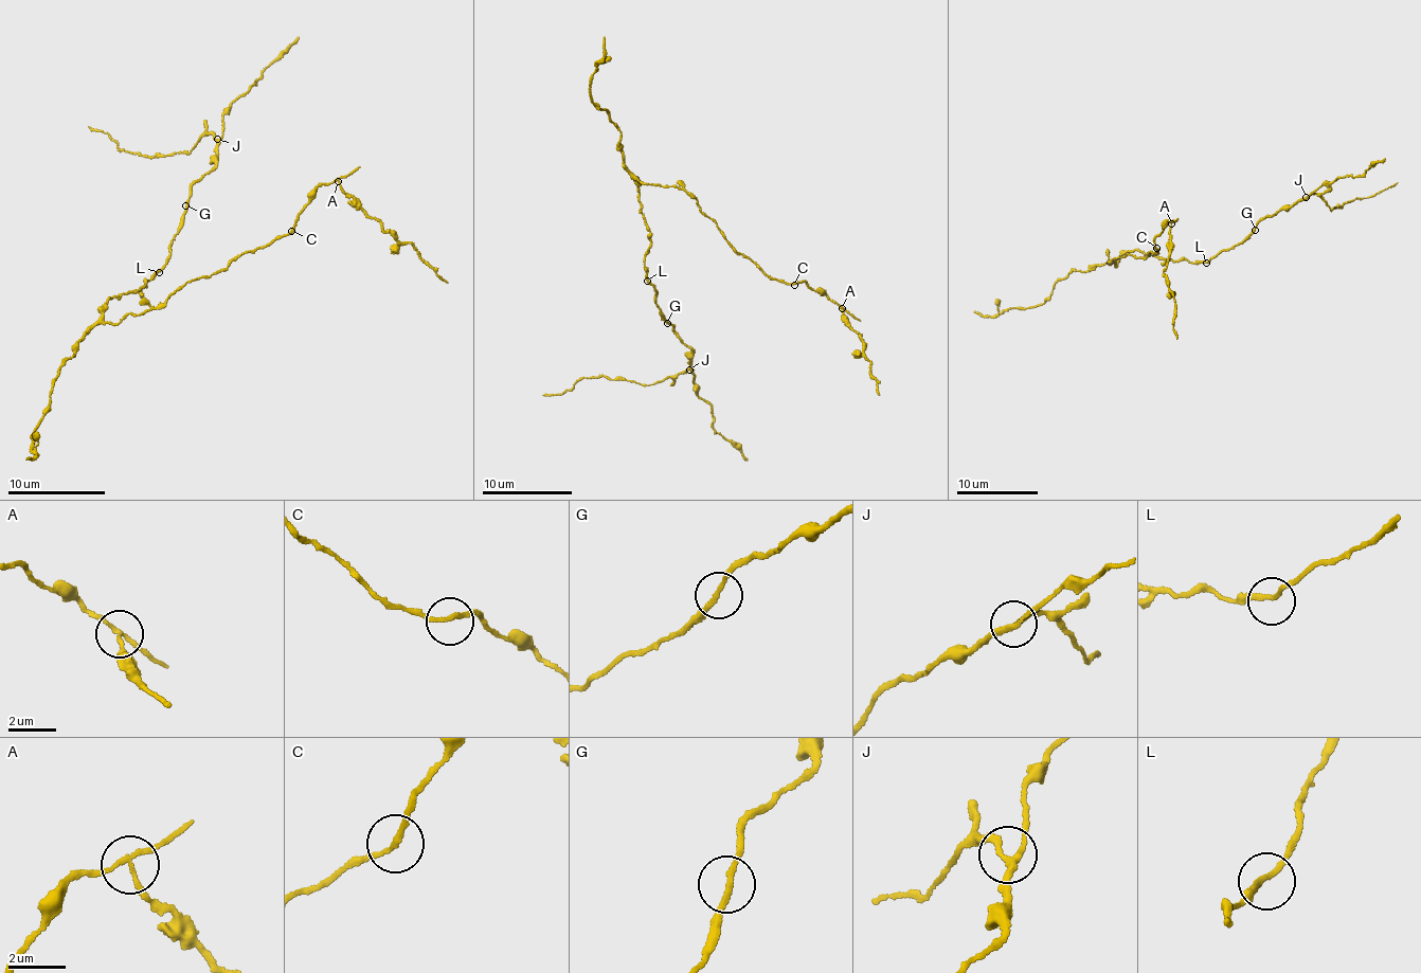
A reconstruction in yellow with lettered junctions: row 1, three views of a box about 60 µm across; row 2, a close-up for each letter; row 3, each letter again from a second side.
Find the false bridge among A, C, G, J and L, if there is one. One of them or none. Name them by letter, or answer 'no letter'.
A

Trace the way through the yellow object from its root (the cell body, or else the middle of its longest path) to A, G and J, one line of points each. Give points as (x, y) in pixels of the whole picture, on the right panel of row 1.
A: (1129, 251), (1115, 266), (1107, 263), (1155, 253), (1154, 237), (1172, 223)
G: (1129, 251), (1206, 263), (1223, 250), (1235, 248), (1255, 230)
J: (1129, 251), (1206, 263), (1223, 250), (1235, 248), (1262, 219), (1284, 208), (1290, 209), (1306, 197)

